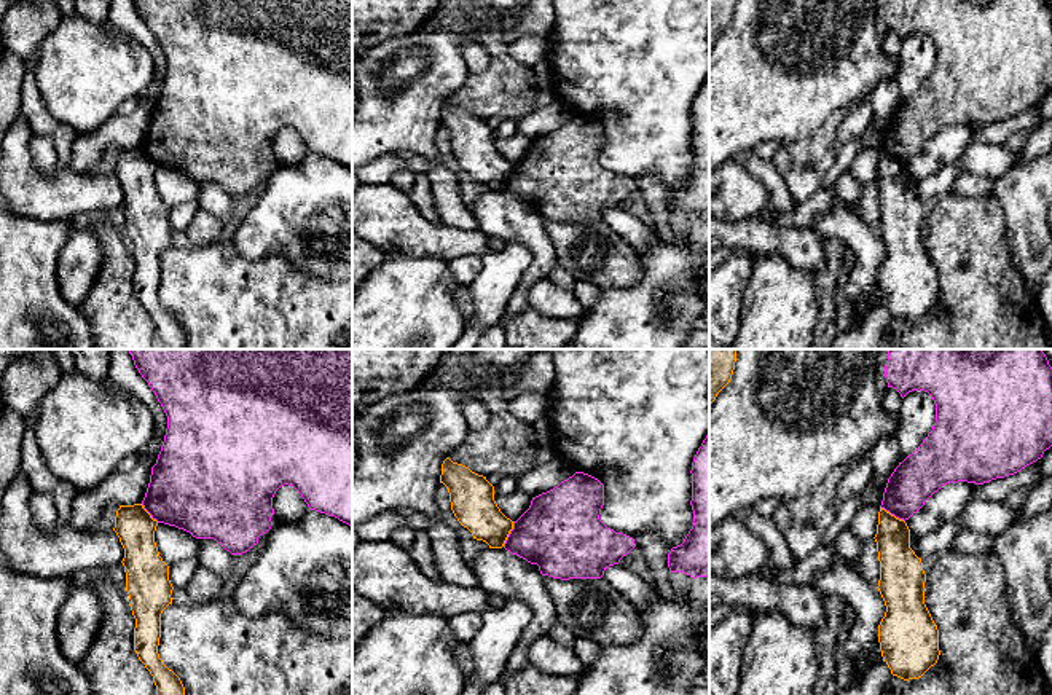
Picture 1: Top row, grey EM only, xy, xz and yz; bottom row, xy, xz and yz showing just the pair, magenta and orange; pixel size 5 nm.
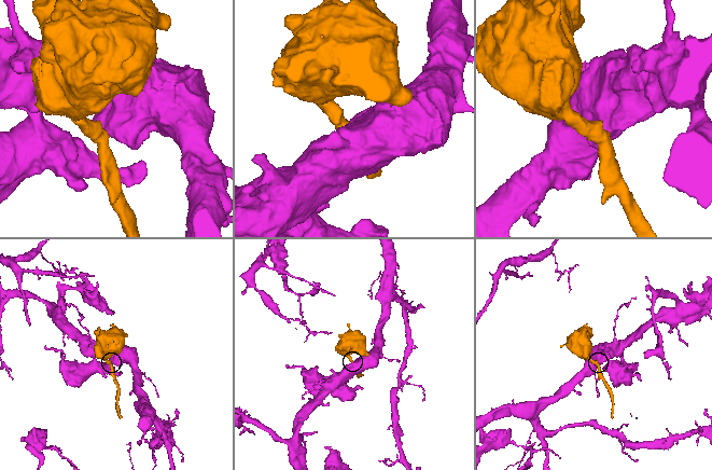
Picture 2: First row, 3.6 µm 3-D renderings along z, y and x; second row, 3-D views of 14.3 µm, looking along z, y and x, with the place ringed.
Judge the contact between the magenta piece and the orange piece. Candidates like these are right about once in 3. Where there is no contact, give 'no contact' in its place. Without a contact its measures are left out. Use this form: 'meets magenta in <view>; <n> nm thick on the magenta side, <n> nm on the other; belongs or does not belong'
meets magenta in xz; 400 nm thick on the magenta side, 220 nm on the other; does not belong

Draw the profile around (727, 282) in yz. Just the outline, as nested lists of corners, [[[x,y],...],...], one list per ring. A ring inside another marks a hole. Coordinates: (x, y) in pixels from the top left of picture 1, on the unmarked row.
[[[732,250],[709,273],[709,349],[728,349],[741,327],[741,301],[754,273],[754,257]]]

